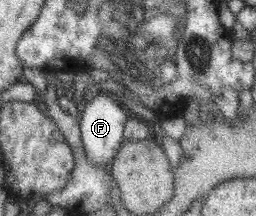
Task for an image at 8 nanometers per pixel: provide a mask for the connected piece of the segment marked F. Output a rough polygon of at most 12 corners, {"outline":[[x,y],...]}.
{"outline":[[110,92],[78,116],[83,152],[111,163],[123,141],[124,109]]}

